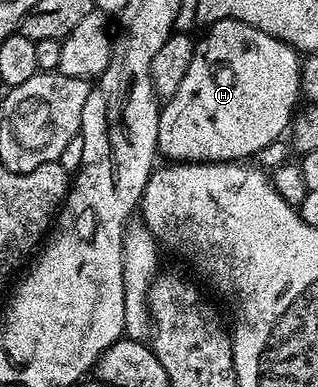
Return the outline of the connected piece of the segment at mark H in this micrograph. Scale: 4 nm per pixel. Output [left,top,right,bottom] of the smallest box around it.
[158,21,302,163]

